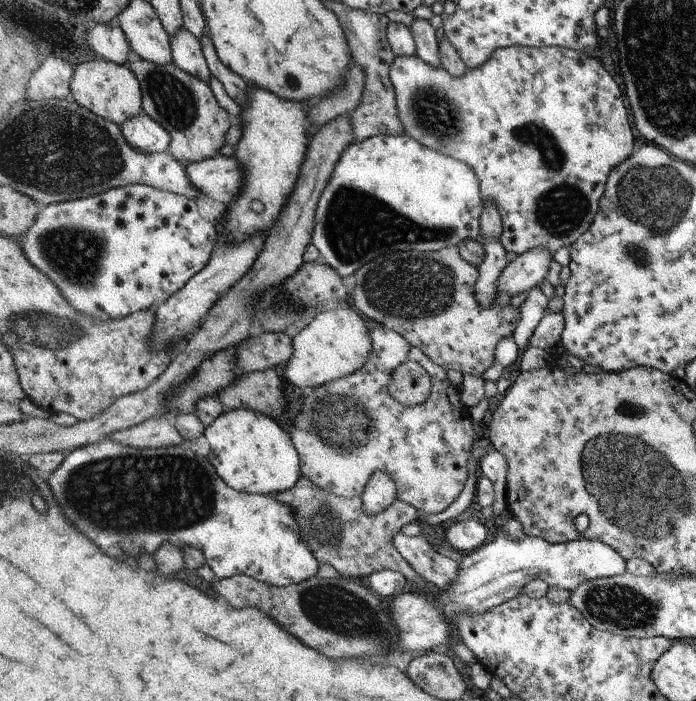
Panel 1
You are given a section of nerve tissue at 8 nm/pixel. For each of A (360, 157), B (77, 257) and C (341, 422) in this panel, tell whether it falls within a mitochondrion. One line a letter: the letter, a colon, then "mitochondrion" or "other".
A: other
B: mitochondrion
C: mitochondrion

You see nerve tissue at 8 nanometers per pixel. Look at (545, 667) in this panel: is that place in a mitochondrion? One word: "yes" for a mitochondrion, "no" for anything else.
no

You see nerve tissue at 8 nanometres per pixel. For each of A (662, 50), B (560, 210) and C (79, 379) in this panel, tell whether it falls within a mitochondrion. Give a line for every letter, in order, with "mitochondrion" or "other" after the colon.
A: mitochondrion
B: mitochondrion
C: other

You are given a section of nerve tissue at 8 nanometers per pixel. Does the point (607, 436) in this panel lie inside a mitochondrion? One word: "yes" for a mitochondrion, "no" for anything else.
yes

